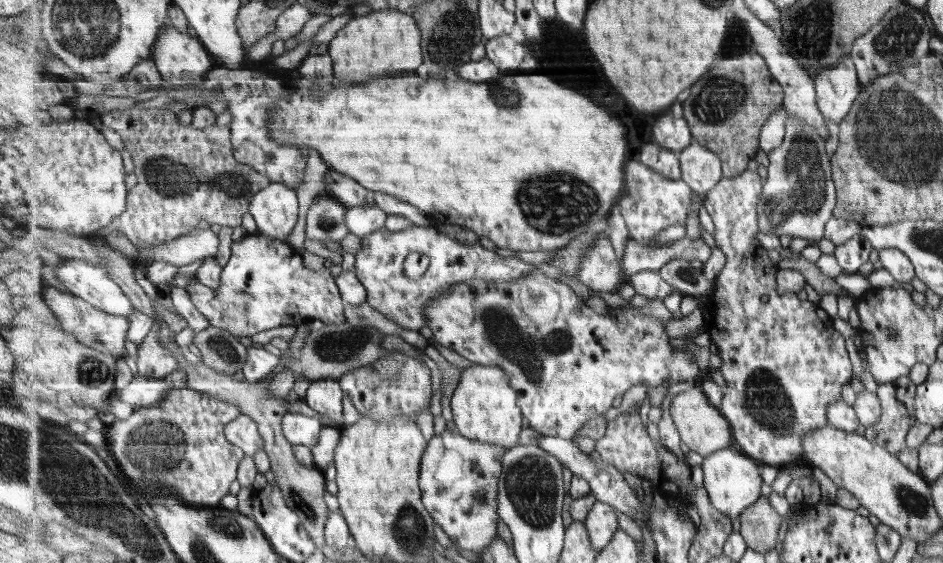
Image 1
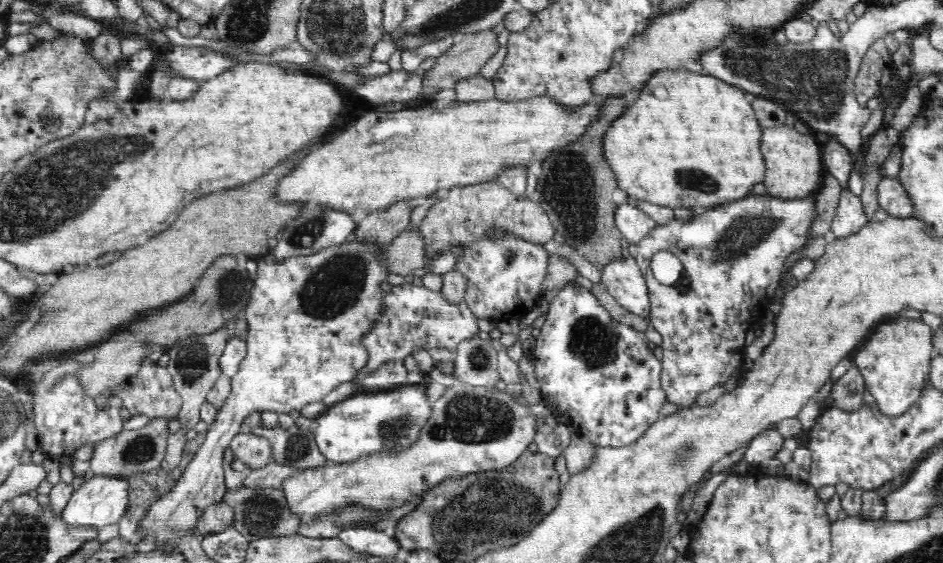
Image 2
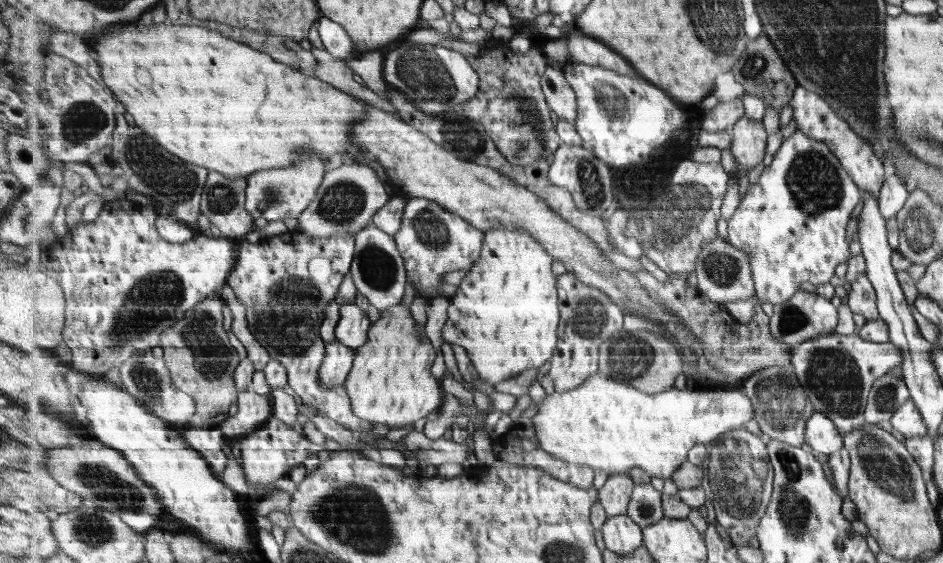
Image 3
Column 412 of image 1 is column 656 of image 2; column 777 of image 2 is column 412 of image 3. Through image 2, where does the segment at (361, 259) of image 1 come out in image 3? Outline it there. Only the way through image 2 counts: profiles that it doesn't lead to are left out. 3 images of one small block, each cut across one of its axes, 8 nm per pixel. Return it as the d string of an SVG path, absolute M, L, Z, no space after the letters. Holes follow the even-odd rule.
M411 197L406 201L401 230L394 237L405 260L409 284L419 292L422 290L427 300L431 300L452 292L443 283L445 274L475 265L481 256L485 232L433 199Z

